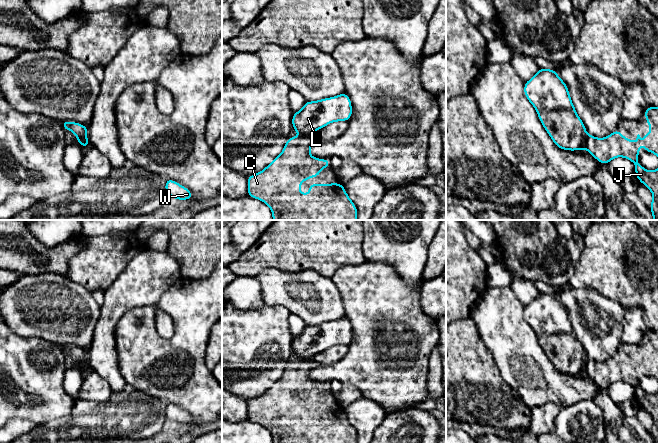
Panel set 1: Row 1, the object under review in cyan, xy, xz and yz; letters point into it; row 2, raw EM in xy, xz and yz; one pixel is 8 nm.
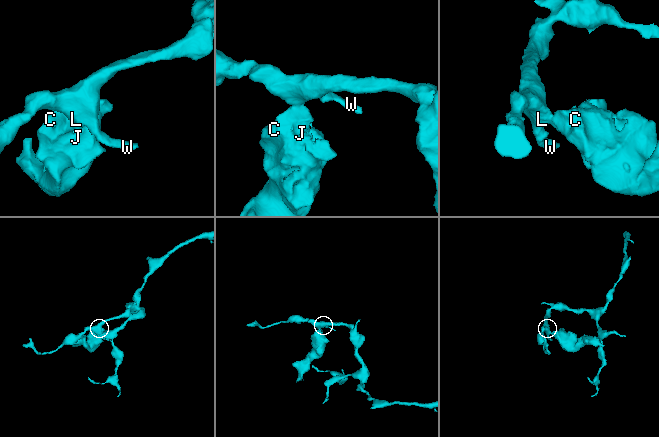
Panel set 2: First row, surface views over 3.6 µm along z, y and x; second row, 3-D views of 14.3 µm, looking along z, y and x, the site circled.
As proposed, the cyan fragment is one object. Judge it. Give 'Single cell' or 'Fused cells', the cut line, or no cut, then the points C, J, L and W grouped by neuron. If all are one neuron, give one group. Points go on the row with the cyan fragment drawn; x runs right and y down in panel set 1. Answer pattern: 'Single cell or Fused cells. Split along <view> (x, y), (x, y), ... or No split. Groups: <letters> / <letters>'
Fused cells. Split along yz (587, 135), (583, 147). Groups: C J / L W

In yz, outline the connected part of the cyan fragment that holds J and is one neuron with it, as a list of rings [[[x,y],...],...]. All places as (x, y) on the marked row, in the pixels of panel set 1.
[[[616,129],[606,138],[596,138],[587,135],[584,149],[586,149],[600,164],[608,164],[616,157],[624,157],[635,165],[635,175],[653,195],[653,201],[649,208],[653,214],[653,220],[658,220],[658,169],[648,171],[638,163],[638,151],[640,149],[641,137],[638,134],[635,141],[630,141],[622,136],[620,130]]]

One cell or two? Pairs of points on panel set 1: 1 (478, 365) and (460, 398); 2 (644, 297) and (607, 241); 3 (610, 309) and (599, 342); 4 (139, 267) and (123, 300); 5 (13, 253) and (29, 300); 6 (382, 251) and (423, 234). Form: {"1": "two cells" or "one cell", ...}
{"1": "one cell", "2": "one cell", "3": "one cell", "4": "one cell", "5": "two cells", "6": "one cell"}

